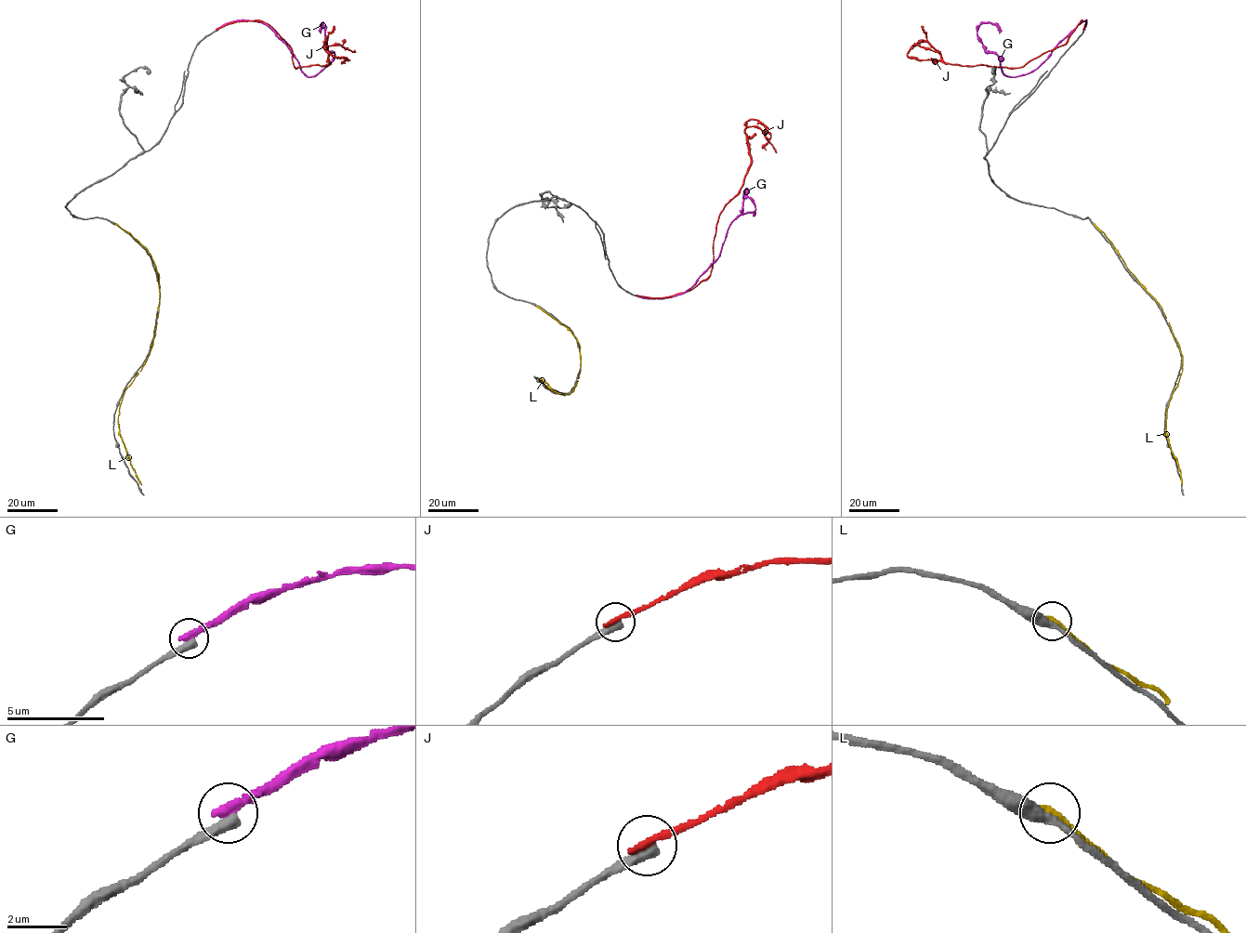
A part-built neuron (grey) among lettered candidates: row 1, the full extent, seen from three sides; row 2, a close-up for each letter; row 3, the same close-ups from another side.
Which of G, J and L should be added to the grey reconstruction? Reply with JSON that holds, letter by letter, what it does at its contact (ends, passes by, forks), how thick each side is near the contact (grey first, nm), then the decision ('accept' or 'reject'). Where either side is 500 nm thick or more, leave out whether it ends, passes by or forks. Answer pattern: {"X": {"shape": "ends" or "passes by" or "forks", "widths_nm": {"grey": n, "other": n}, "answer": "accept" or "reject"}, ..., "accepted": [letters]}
{"G": {"shape": "ends", "widths_nm": {"grey": 440, "other": 400}, "answer": "reject"}, "J": {"shape": "ends", "widths_nm": {"grey": 460, "other": 260}, "answer": "reject"}, "L": {"shape": "ends", "widths_nm": {"grey": 320, "other": 320}, "answer": "reject"}, "accepted": []}

